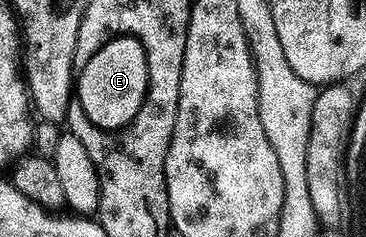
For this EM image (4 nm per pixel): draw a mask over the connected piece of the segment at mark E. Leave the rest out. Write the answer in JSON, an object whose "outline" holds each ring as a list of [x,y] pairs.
{"outline":[[[127,35],[111,37],[87,63],[79,66],[74,77],[74,97],[78,102],[78,107],[86,111],[86,119],[90,119],[90,123],[94,123],[99,129],[119,131],[128,128],[138,115],[147,94],[148,53],[137,37]]]}

